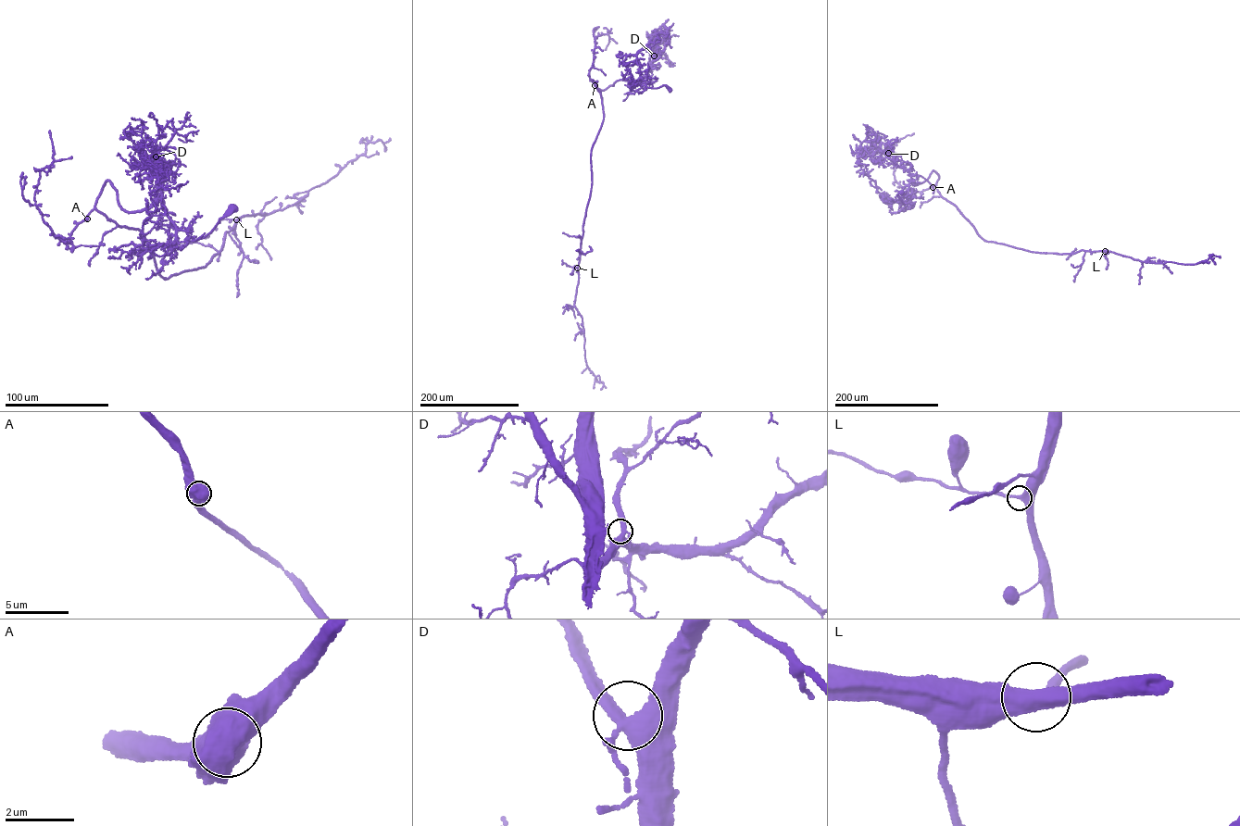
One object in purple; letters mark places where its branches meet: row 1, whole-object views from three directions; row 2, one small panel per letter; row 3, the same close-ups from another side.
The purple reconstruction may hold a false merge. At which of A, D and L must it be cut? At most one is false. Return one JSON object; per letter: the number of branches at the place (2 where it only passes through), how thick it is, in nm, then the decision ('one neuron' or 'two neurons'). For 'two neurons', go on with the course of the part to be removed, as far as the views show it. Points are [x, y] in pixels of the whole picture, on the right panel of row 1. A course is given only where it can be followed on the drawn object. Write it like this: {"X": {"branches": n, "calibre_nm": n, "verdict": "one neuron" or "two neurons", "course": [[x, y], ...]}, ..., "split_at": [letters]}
{"A": {"branches": 3, "calibre_nm": 800, "verdict": "one neuron"}, "D": {"branches": 3, "calibre_nm": 360, "verdict": "one neuron"}, "L": {"branches": 3, "calibre_nm": 320, "verdict": "one neuron"}, "split_at": []}

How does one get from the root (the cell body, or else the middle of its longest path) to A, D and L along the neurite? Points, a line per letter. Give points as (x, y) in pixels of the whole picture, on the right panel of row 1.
A: (901, 193), (897, 194), (903, 204), (910, 180), (913, 185), (920, 183), (933, 170), (939, 178), (933, 187)
D: (901, 193), (897, 194), (903, 204), (910, 173), (895, 162), (888, 153)
L: (901, 193), (903, 204), (910, 180), (920, 183), (933, 170), (941, 196), (986, 241), (1040, 253), (1105, 251)

